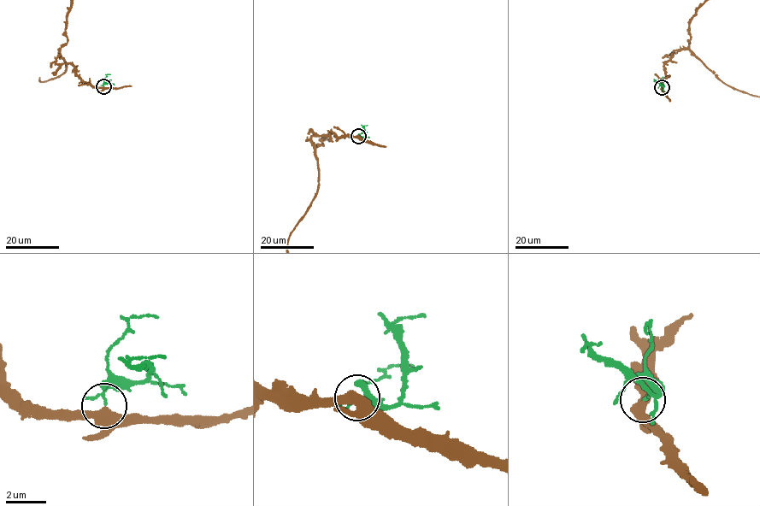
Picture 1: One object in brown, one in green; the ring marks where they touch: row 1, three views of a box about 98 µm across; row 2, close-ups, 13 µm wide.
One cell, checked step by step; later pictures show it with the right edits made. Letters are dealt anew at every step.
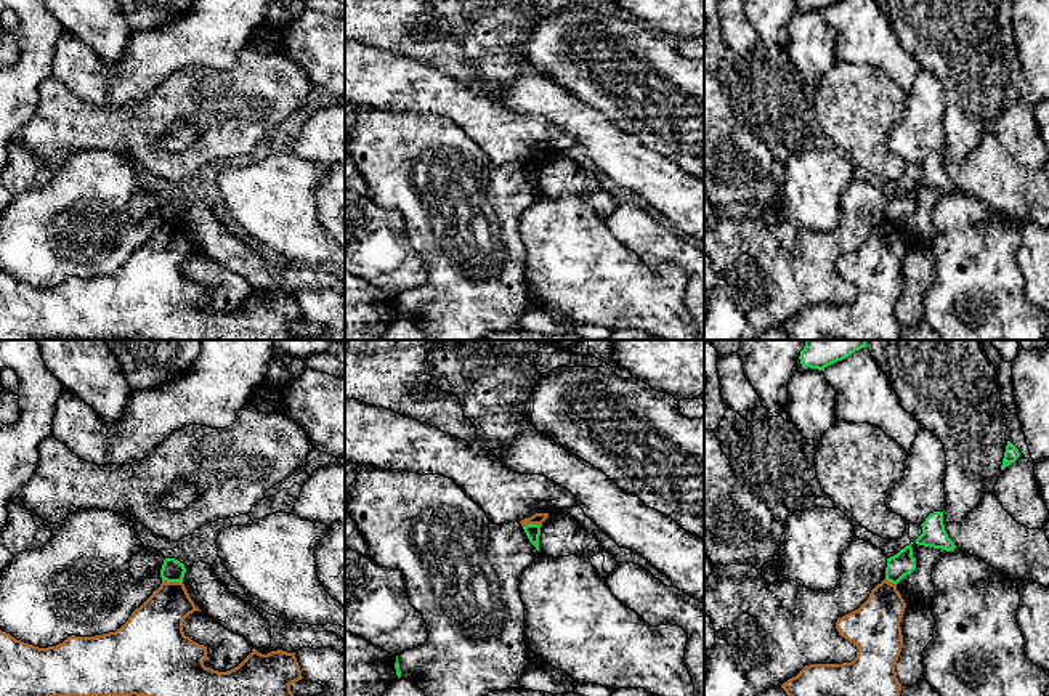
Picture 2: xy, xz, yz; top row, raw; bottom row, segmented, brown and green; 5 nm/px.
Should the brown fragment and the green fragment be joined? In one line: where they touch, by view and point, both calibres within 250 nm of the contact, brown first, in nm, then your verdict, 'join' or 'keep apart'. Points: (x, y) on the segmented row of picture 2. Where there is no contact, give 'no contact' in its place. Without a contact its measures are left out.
xy (172, 582) | 280/110 nm | keep apart

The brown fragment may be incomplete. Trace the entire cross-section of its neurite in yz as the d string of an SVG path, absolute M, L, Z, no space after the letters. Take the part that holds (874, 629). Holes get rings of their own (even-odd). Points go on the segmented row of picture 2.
M884 579L868 600L855 611L836 622L840 637L849 640L858 651L852 662L810 664L796 677L781 685L788 696L900 696L901 683L895 666L903 648L901 617L906 603L897 585Z

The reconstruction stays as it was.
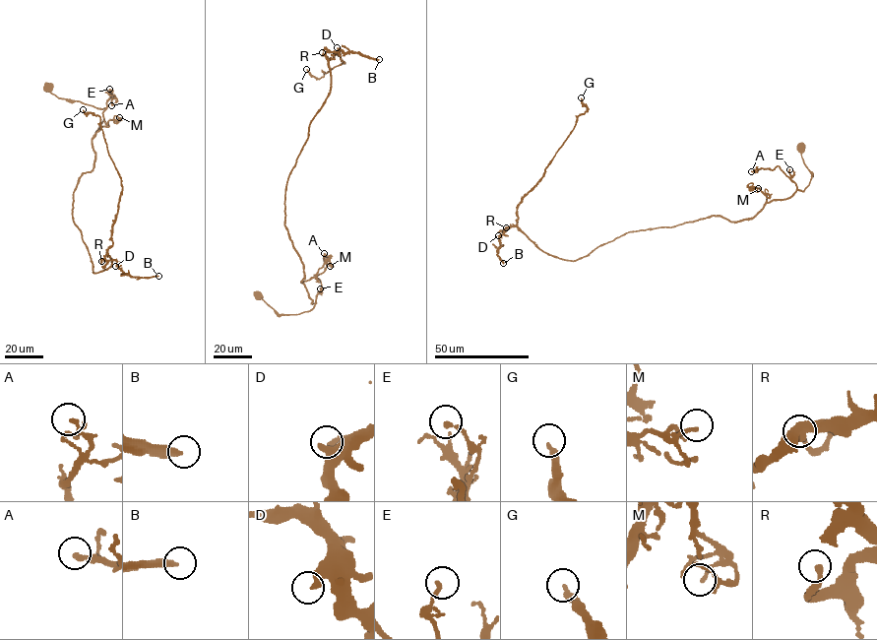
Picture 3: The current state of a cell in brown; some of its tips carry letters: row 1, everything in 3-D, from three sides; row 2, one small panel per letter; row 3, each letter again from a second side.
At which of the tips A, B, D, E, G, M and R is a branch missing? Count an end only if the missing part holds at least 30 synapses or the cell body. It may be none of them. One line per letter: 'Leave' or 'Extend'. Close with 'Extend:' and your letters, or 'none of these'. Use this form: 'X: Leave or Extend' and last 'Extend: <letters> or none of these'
A: Leave
B: Extend
D: Leave
E: Leave
G: Leave
M: Leave
R: Leave
Extend: B

